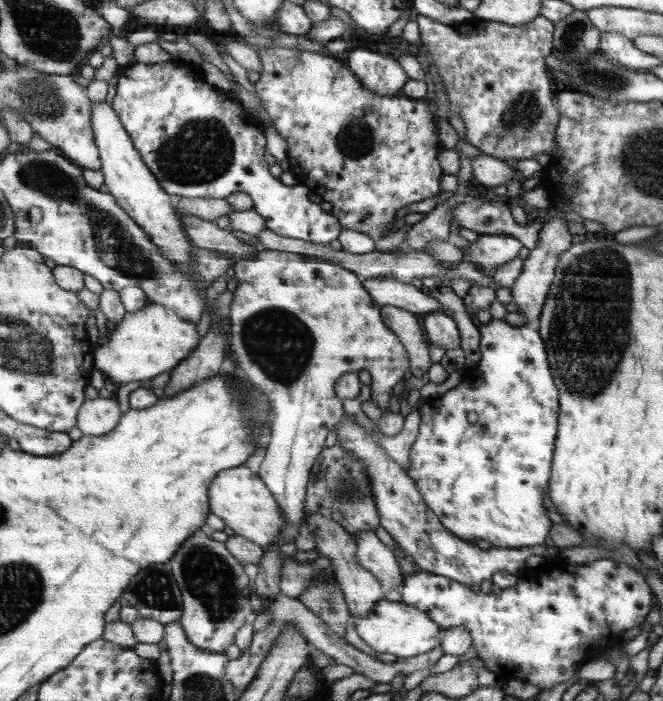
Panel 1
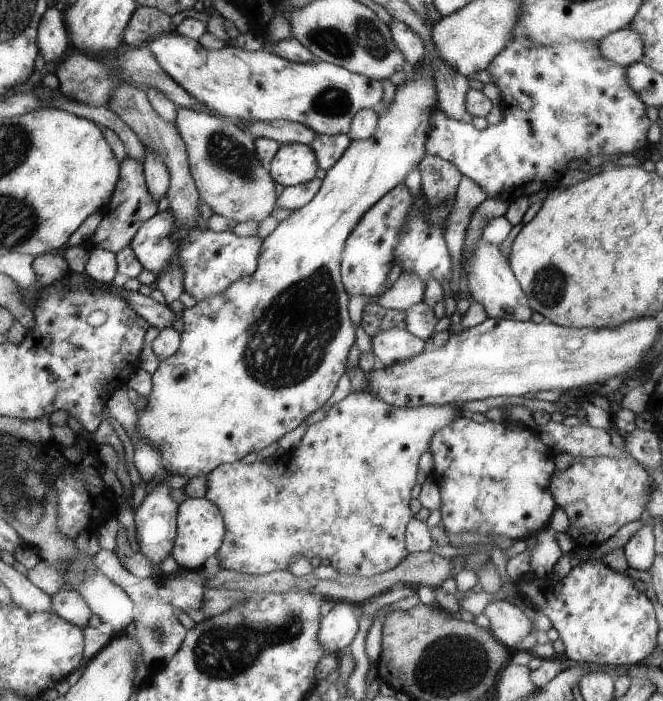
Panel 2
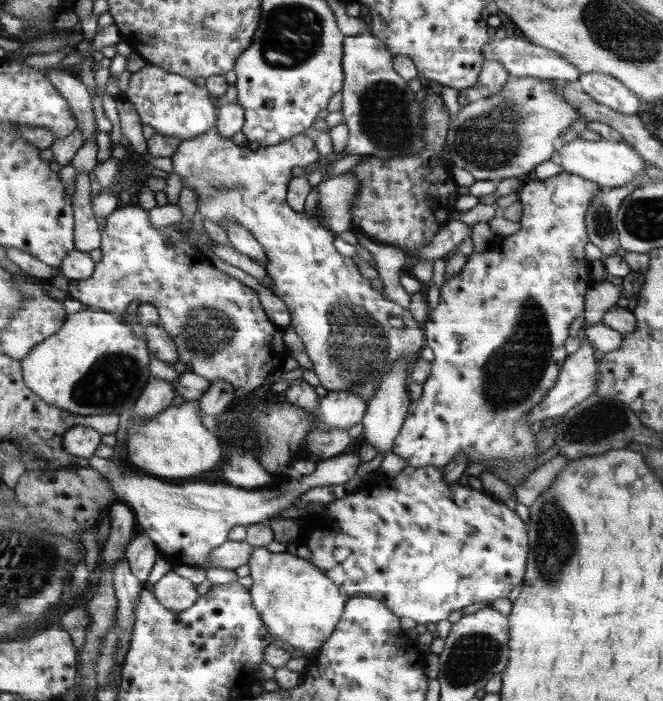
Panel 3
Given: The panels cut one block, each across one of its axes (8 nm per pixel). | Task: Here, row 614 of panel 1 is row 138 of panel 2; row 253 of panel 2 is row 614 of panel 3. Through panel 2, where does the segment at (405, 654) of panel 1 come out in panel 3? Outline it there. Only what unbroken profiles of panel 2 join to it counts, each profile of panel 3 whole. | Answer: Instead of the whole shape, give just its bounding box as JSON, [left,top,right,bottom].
[248,547,349,661]

